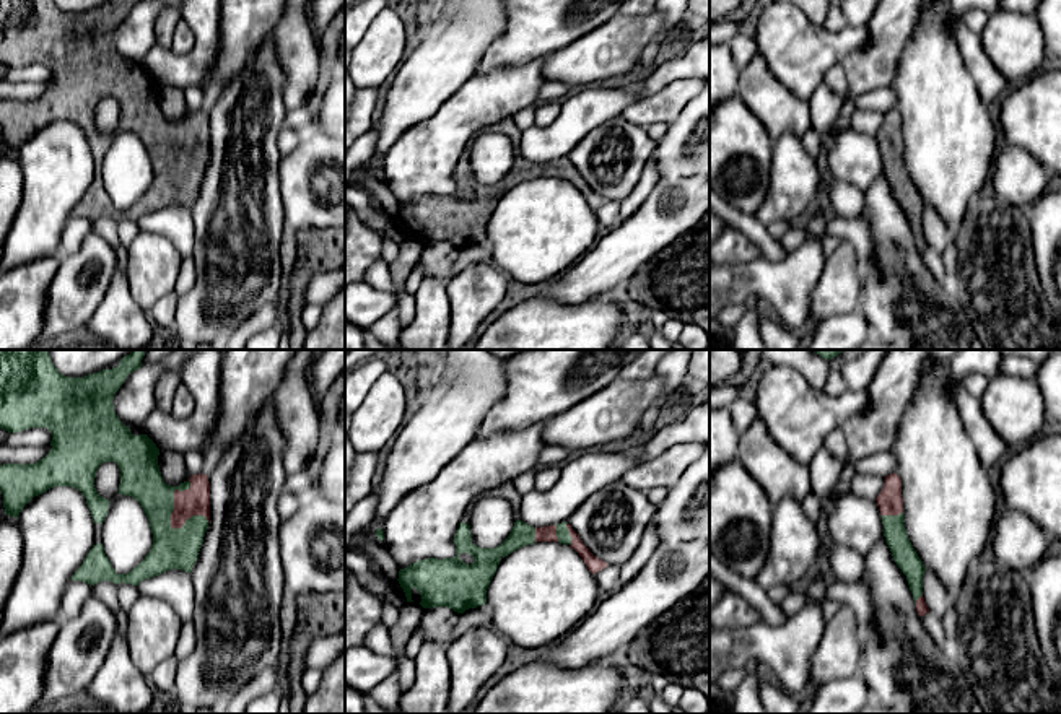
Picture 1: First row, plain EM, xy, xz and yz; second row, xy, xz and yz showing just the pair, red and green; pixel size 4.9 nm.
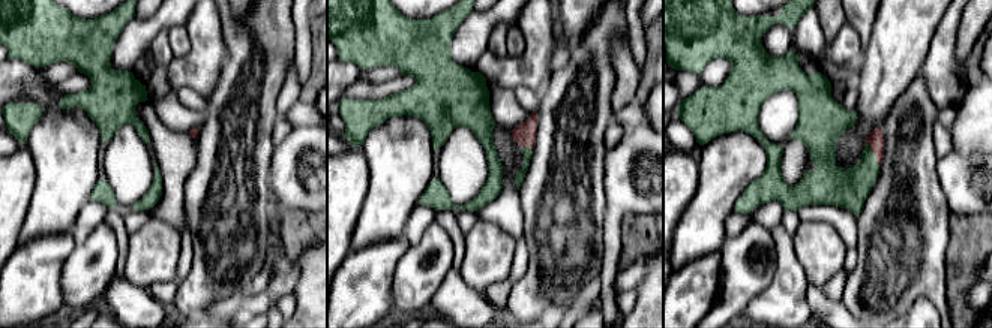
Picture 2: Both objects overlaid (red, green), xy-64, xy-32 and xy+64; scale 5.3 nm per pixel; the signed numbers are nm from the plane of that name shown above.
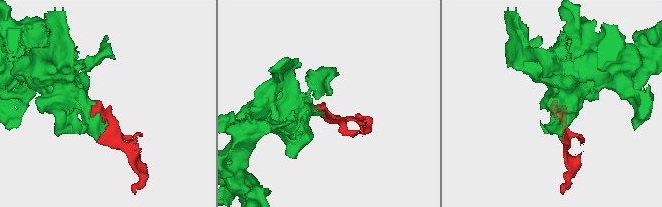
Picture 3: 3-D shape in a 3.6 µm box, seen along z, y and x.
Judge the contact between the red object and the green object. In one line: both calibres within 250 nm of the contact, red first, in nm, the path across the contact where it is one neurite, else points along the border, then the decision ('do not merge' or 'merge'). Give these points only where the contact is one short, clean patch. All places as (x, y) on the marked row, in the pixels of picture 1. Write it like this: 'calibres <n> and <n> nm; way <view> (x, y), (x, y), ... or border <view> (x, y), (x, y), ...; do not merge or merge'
calibres 140 and 200 nm; merge

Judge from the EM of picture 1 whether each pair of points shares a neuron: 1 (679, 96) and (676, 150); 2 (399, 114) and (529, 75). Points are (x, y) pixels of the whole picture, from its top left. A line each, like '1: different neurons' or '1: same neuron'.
1: different neurons
2: different neurons

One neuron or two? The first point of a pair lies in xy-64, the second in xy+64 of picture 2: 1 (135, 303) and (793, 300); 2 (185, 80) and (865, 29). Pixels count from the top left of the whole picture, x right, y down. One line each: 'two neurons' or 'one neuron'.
1: one neuron
2: one neuron

